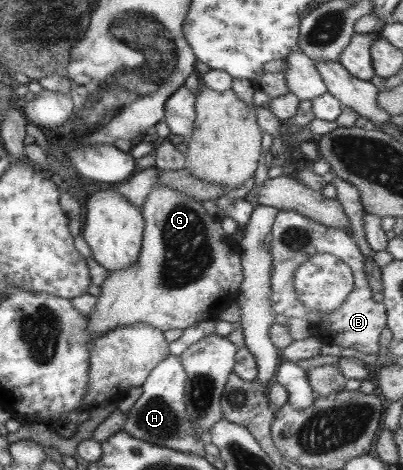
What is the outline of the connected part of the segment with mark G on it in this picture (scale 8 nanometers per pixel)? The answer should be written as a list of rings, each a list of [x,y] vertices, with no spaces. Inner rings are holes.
[[[157,185],[149,191],[147,199],[141,207],[143,219],[143,236],[141,248],[135,263],[117,271],[111,271],[100,284],[95,309],[87,315],[90,335],[88,351],[94,338],[110,332],[112,329],[130,326],[131,324],[147,324],[157,328],[161,333],[167,330],[184,330],[201,321],[212,321],[219,312],[236,304],[243,280],[239,250],[234,241],[223,233],[220,220],[203,209],[201,202],[173,191],[169,187]]]

